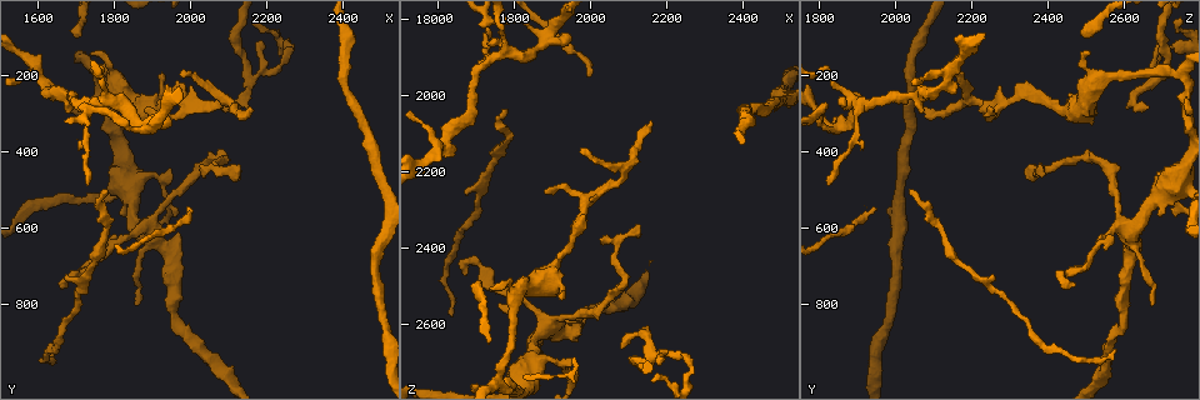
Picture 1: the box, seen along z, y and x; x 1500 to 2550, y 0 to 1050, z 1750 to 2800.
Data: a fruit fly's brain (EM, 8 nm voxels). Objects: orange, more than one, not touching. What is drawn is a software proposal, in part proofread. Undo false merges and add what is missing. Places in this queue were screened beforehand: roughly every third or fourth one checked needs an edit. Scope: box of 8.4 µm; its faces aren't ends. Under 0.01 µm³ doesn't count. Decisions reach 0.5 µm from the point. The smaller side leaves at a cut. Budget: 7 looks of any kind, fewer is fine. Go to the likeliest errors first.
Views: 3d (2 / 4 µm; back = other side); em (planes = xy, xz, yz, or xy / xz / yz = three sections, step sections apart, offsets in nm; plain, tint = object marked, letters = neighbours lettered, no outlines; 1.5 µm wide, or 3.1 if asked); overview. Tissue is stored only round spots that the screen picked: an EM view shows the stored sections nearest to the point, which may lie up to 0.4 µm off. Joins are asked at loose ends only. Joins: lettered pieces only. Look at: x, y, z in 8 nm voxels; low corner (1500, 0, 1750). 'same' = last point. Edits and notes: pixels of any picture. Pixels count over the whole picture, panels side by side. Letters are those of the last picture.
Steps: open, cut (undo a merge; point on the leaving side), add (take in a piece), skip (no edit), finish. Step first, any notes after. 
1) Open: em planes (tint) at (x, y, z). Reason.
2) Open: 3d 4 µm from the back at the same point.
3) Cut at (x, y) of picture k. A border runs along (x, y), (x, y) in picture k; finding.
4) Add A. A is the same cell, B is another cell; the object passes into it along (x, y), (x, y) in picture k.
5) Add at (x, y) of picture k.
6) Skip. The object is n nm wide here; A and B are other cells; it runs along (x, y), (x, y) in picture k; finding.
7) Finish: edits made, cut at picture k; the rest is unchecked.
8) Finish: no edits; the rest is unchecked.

Open: em planes (letters) at (1880, 325, 1850). Abrupt turn.

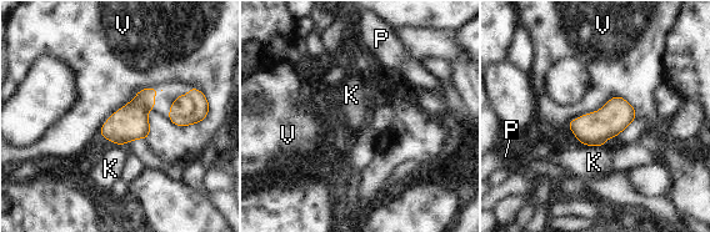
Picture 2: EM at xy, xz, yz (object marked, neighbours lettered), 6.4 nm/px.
Skip. The object is 220 nm wide here; K, P and V are other cells; a border runs along (636, 112), (613, 96), (566, 125) in picture 2; all the same neuron.

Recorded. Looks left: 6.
Open: em xz step 8 (letters) at (2000, 550, 1955). Free end.

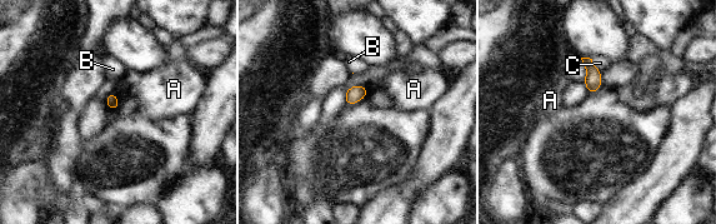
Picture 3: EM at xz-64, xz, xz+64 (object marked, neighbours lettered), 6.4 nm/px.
Skip. A, B and C are other cells; a border runs along (114, 91), (119, 103) in picture 3; none of them fits.

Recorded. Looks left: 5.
Open: 3d 2 µm at (1670, 735, 2255). Branch stops here.

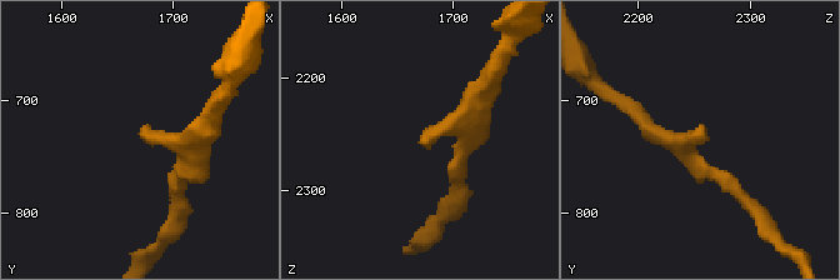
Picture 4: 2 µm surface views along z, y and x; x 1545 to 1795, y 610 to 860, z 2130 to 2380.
Open: em planes (letters) at (1672, 734, 2258).

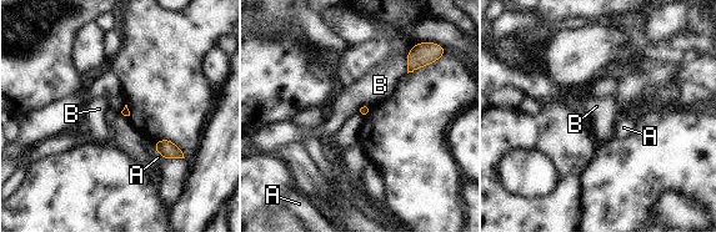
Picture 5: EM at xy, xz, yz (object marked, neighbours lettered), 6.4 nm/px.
Skip. The longest contact is with B, 110 nm; A and B are other cells; no lettered piece goes on from it.

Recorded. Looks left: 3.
Finish: no edits; the rest is unchecked.

